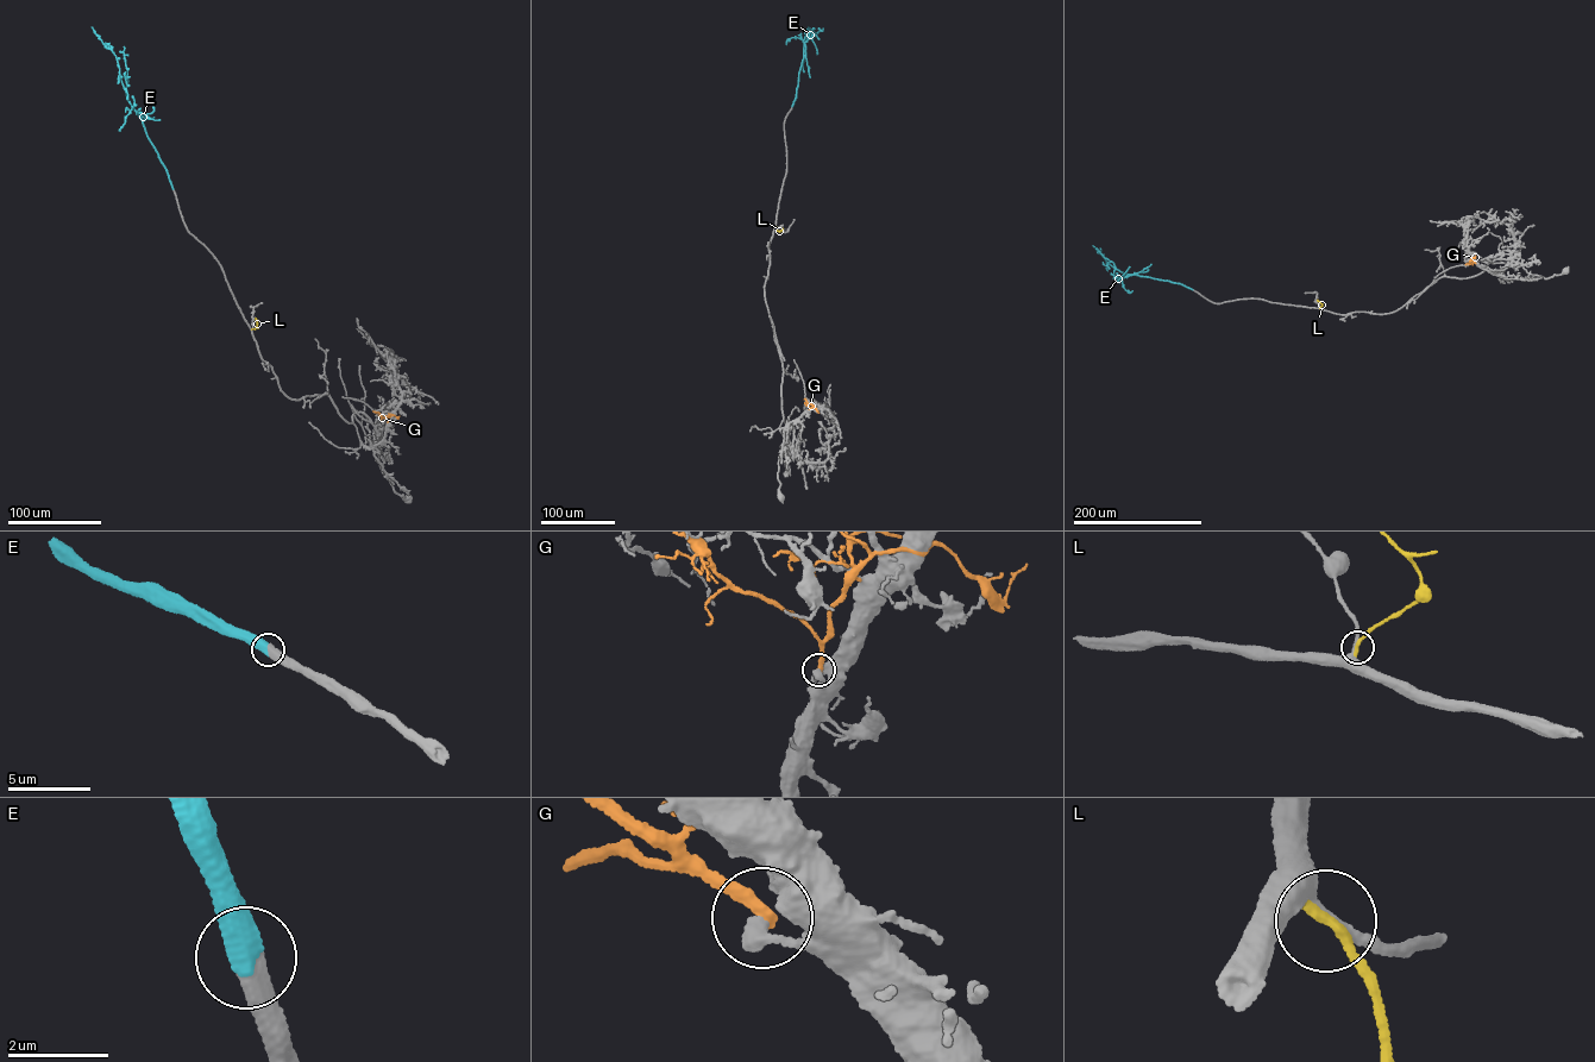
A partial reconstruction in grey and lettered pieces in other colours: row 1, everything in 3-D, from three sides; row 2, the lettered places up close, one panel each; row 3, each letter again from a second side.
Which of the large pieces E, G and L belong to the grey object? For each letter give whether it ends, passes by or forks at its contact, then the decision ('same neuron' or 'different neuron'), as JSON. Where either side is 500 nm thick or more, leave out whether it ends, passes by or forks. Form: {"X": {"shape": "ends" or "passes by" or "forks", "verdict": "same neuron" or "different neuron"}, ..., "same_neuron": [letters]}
{"E": {"verdict": "same neuron"}, "G": {"shape": "ends", "verdict": "different neuron"}, "L": {"shape": "ends", "verdict": "different neuron"}, "same_neuron": ["E"]}

